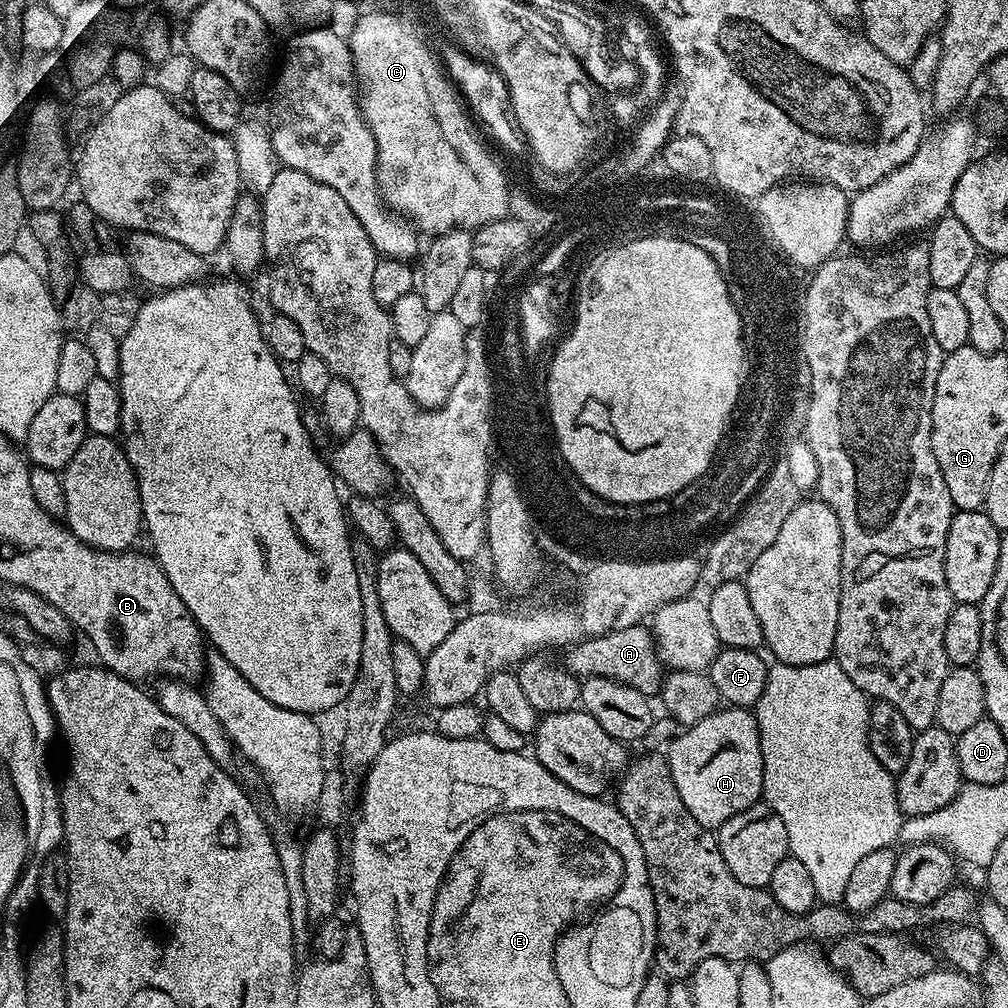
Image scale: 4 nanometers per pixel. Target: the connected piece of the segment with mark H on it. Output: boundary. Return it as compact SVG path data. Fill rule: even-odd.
M724 706L702 722L687 725L667 745L666 759L686 810L704 828L719 829L734 814L754 806L764 795L764 759L755 715L746 708Z

